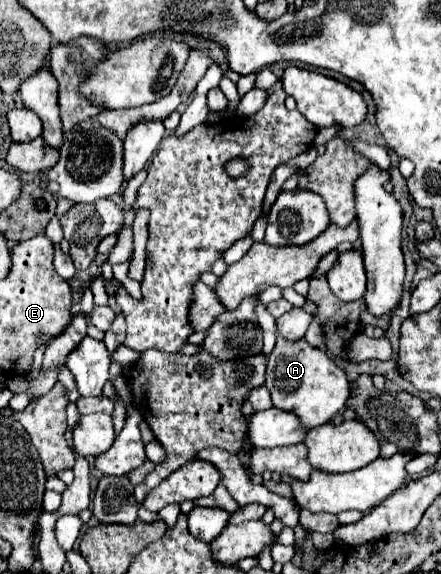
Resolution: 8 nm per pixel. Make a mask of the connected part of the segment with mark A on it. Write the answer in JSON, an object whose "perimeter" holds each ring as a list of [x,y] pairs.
{"perimeter":[[[276,334],[276,346],[268,356],[268,372],[266,372],[266,388],[272,394],[272,402],[276,408],[286,412],[296,412],[308,428],[322,426],[330,422],[336,414],[340,414],[350,398],[350,380],[344,368],[338,366],[334,358],[326,352],[310,346],[304,338],[302,340],[286,340],[284,336]]]}

